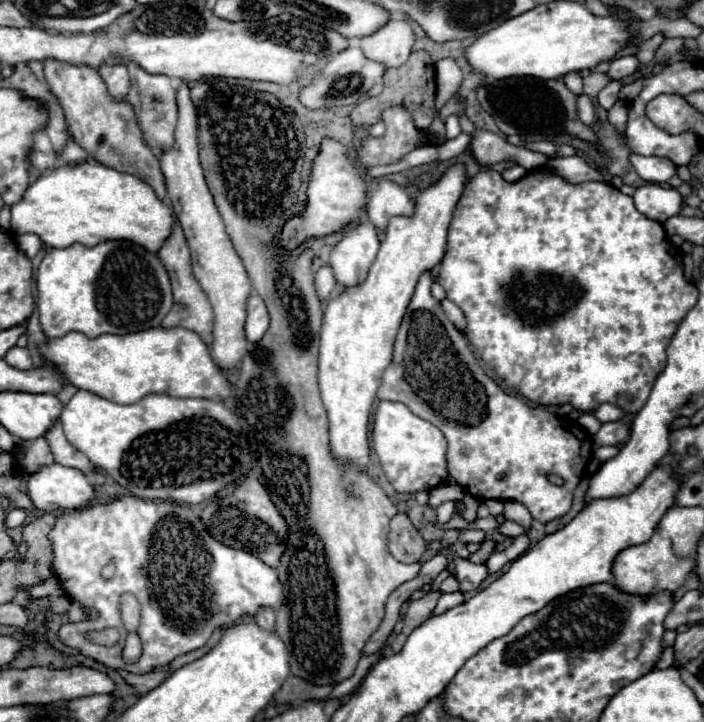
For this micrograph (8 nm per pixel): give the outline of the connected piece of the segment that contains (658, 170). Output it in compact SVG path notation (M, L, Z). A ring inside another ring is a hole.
M630 155L630 163L634 165L636 173L648 183L666 183L676 173L676 165L666 157Z

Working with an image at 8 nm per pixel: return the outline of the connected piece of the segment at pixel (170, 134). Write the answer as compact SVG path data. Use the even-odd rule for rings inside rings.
M132 61L126 63L130 77L132 77L132 91L126 95L126 101L134 105L140 129L144 133L144 141L150 147L158 149L170 149L174 143L174 127L176 127L176 81L168 75L152 75L146 73L140 65L134 65Z

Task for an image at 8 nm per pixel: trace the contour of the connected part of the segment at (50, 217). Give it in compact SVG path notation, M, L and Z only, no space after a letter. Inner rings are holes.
M90 163L66 165L44 173L10 211L12 231L16 235L36 233L46 247L70 247L74 243L94 247L102 241L134 241L150 249L150 253L158 253L158 245L170 237L170 229L176 225L172 205L158 201L158 195L146 181Z

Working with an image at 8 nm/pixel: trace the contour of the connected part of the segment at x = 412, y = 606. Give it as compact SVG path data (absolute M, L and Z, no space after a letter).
M432 591L432 593L426 593L422 599L408 601L406 621L404 621L406 633L410 633L412 629L416 629L418 625L422 625L430 617L430 613L436 607L436 601L438 601L441 595L442 593L440 591Z

